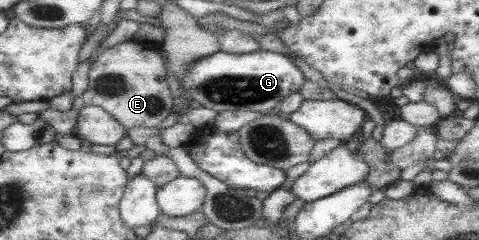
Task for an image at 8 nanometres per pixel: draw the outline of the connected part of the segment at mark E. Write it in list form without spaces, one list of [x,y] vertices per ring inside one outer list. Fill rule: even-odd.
[[[127,40],[125,45],[117,45],[117,49],[113,51],[115,55],[121,53],[121,57],[111,57],[107,55],[107,49],[104,49],[101,57],[94,58],[88,69],[87,88],[73,98],[72,108],[95,105],[106,111],[125,129],[135,126],[156,127],[167,115],[173,113],[174,106],[165,80],[164,57],[155,46],[140,46],[131,40]],[[115,59],[121,59],[121,63],[115,63]]]

